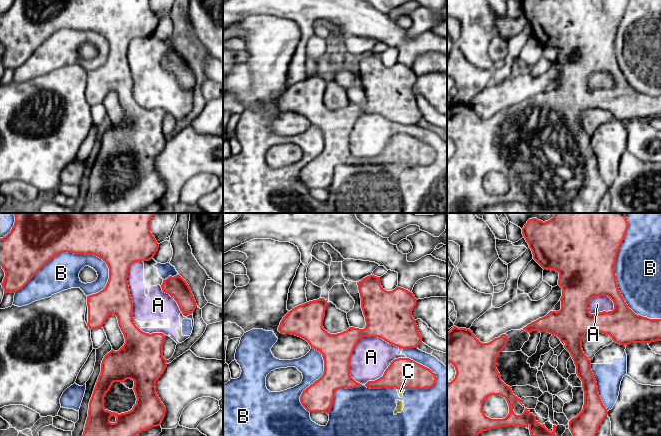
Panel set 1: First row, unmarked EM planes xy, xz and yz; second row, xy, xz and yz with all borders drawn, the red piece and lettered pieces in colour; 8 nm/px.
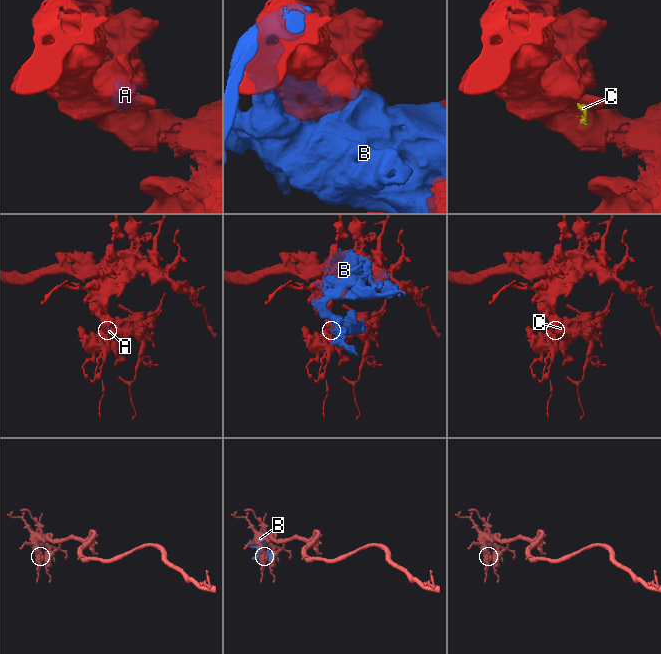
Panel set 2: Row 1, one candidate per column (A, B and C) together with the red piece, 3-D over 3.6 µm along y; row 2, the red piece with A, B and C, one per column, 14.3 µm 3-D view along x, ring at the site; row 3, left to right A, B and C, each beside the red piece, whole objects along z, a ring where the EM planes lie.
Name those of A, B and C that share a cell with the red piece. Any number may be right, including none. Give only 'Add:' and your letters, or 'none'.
Add: none

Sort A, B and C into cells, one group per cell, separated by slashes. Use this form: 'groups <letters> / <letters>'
groups A B C

